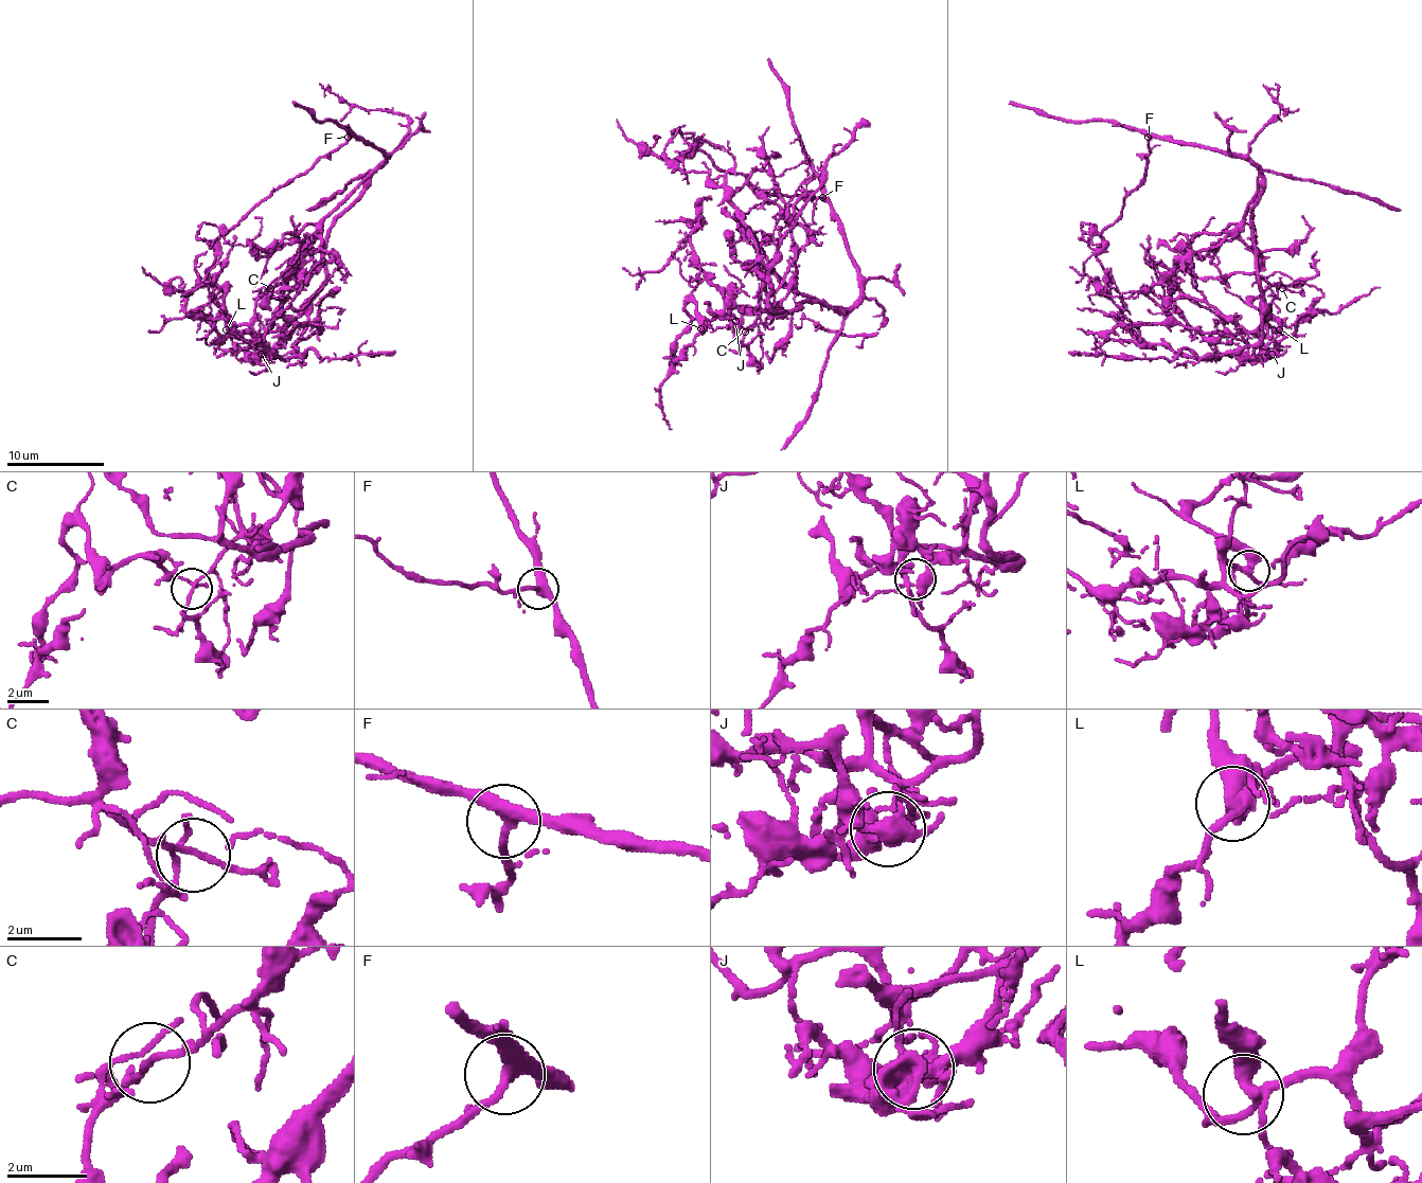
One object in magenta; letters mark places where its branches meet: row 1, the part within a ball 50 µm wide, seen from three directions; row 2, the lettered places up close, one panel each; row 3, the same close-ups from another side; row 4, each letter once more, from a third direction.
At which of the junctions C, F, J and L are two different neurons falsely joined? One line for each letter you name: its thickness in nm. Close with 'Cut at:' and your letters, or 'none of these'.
Cut at: none of these

